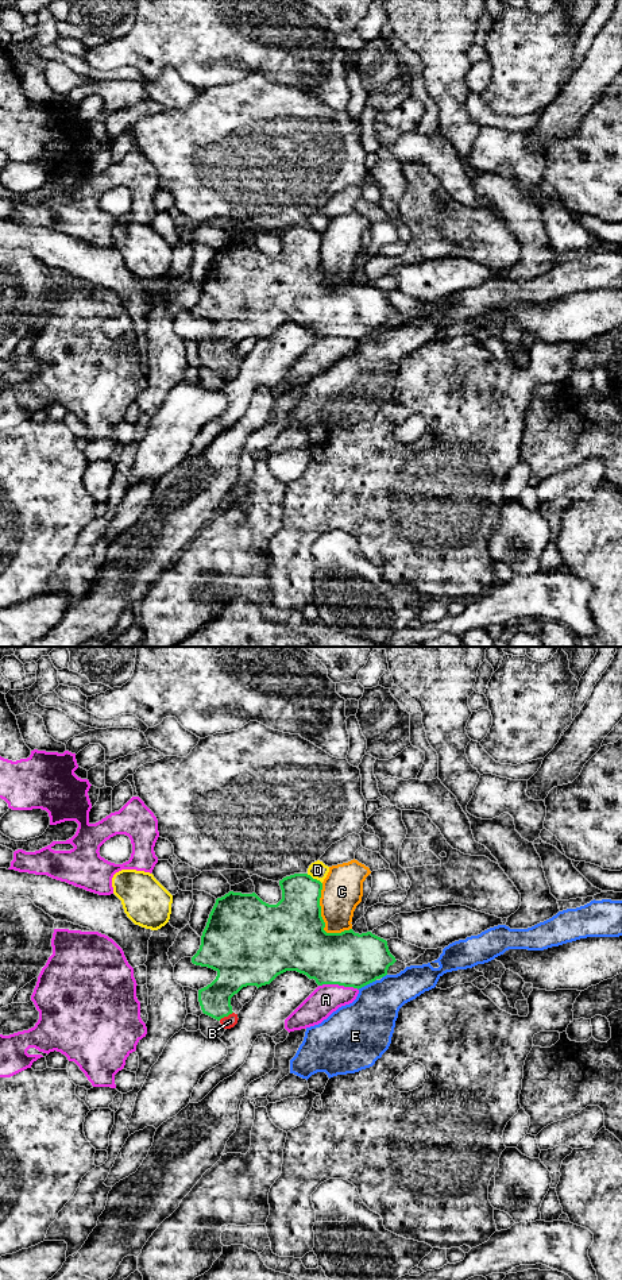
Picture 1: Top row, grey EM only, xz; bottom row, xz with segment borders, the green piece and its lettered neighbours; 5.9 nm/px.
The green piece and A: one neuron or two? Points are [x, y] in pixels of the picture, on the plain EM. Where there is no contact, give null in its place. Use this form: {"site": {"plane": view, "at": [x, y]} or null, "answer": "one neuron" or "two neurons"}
{"site": {"plane": "xz", "at": [339, 336]}, "answer": "two neurons"}

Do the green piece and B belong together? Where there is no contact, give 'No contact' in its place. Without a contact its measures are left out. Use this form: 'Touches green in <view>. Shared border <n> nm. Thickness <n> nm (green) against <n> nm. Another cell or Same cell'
Touches green in xz. Shared border 100 nm. Thickness 190 nm (green) against 70 nm. Same cell

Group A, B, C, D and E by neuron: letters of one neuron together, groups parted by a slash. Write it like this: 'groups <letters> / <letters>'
groups A / B / C / D / E

